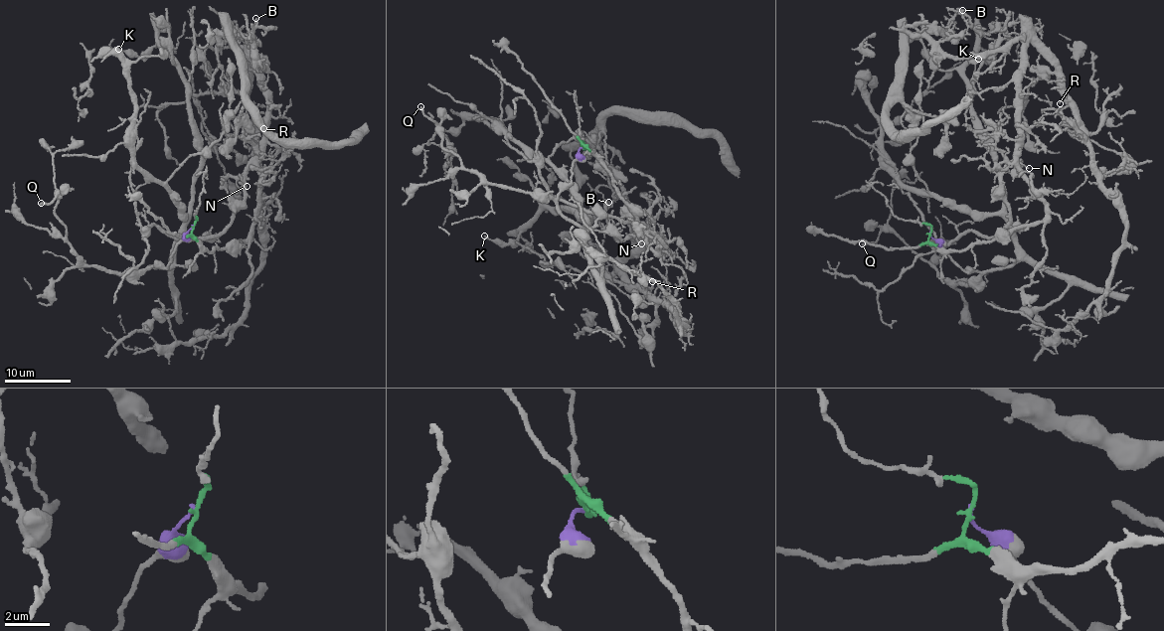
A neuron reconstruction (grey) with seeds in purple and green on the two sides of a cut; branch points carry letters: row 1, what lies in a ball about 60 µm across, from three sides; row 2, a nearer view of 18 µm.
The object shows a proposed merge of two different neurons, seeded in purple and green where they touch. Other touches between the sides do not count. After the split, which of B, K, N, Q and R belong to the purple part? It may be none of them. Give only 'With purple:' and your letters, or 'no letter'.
With purple: K, Q

